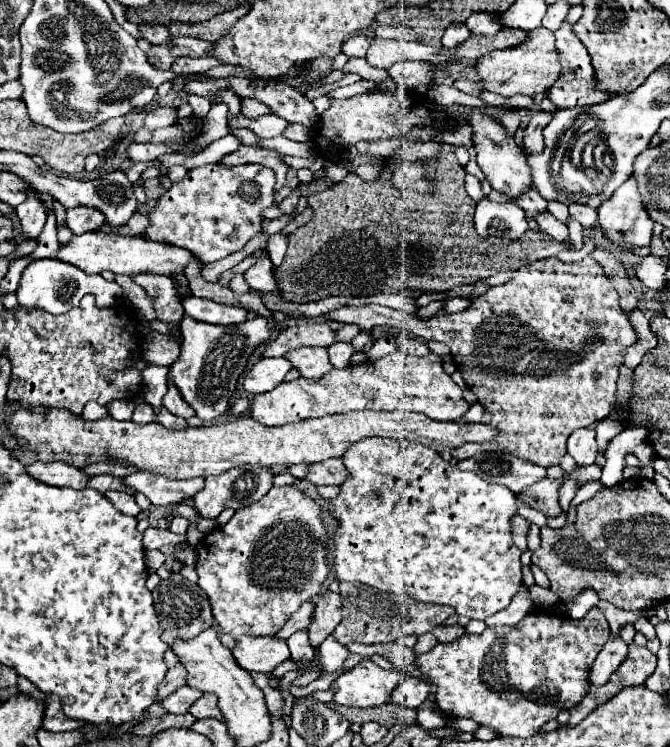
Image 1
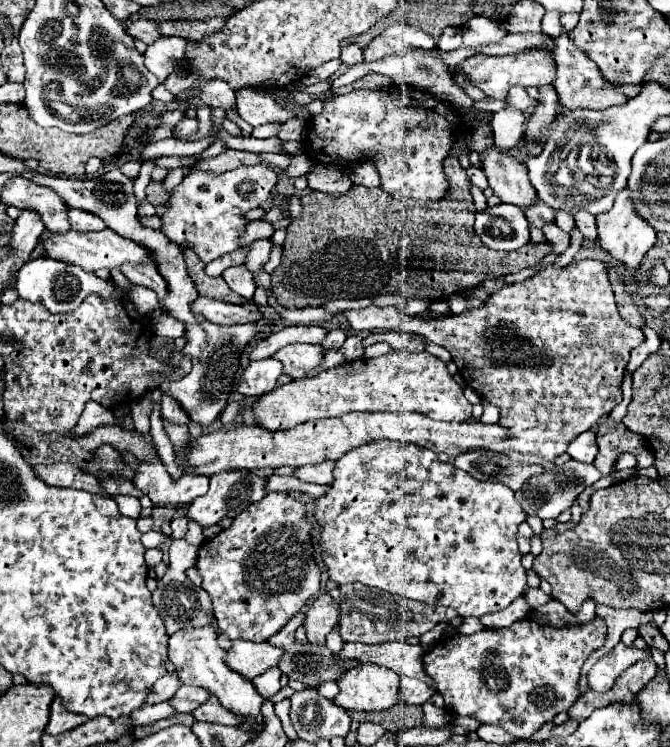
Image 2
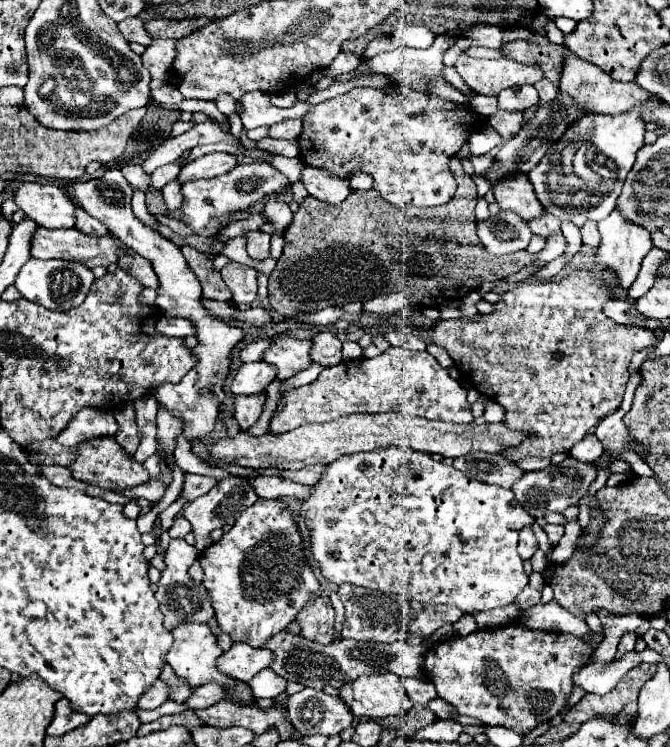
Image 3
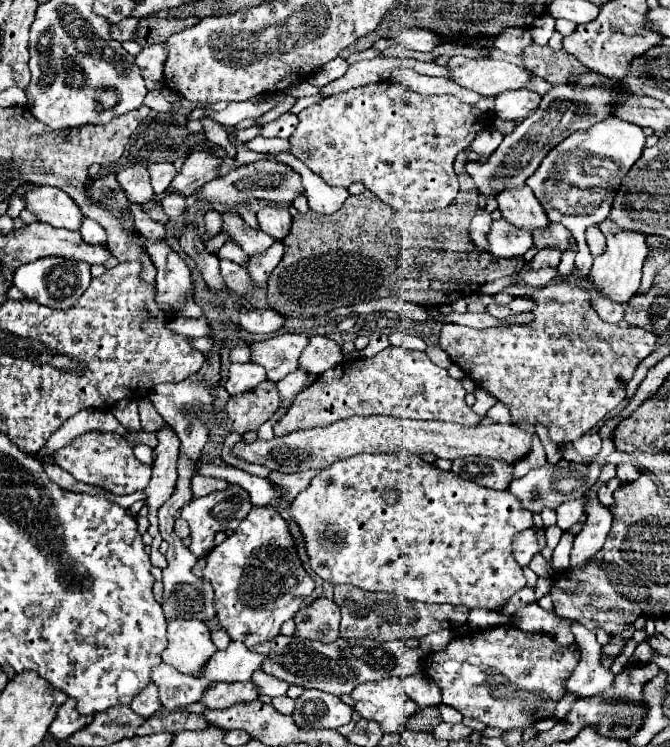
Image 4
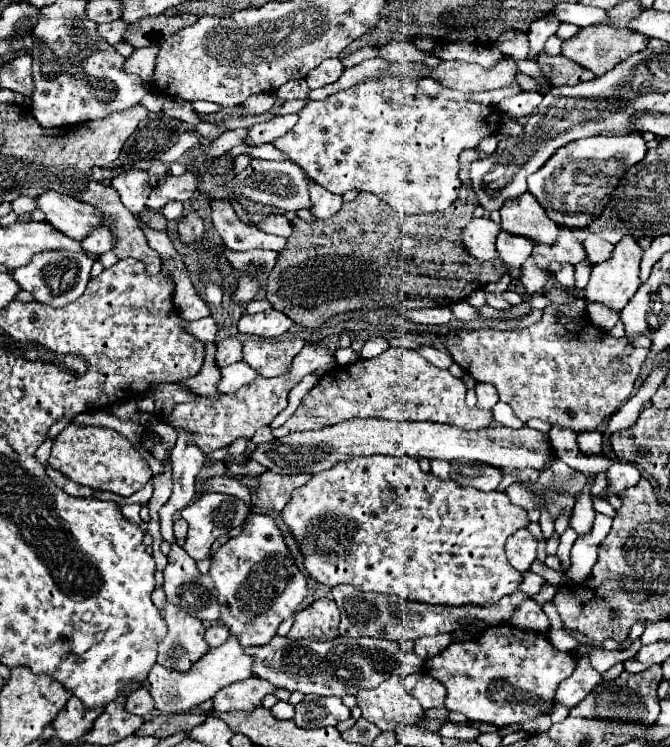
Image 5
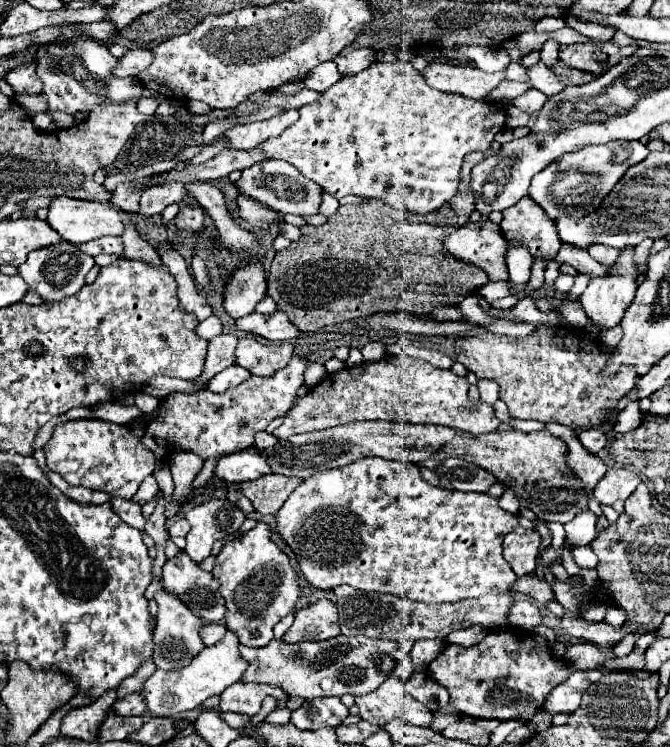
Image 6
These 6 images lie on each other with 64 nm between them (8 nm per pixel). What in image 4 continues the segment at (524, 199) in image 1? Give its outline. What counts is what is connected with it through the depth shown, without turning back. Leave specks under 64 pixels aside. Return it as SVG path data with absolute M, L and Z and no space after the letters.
M548 222L548 226L534 230L534 244L538 248L556 246L564 252L564 250L568 250L568 240L570 240L568 230L558 222Z

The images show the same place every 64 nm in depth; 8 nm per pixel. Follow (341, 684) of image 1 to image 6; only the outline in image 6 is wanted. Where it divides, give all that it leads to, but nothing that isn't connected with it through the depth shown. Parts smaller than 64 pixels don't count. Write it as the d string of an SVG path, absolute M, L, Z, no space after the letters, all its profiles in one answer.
M388 678L378 690L356 696L356 704L360 708L360 718L370 724L378 724L380 728L394 718L404 716L408 722L418 726L430 726L430 710L424 704L416 702L408 692L404 692L404 682L400 678Z

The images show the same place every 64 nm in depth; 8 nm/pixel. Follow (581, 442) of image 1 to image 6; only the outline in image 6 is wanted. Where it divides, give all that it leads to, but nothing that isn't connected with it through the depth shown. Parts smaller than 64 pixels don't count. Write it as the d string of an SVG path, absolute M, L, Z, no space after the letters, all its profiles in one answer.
M600 428L584 430L584 432L580 432L578 438L580 438L582 446L584 446L588 452L592 452L592 454L598 454L598 452L604 448L604 444L606 444L606 434L604 434Z

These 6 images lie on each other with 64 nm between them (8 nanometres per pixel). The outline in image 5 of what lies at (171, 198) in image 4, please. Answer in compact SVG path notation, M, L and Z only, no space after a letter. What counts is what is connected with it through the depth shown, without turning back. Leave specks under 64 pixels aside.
M172 200L172 202L168 202L168 204L162 208L162 214L166 216L166 220L178 220L178 218L184 214L182 202L178 202L178 200Z

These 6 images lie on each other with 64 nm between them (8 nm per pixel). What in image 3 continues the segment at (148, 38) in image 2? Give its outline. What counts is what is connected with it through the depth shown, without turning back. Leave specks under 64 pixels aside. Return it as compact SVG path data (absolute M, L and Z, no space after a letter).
M126 18L126 20L122 20L120 30L122 30L122 34L124 34L126 40L130 40L130 42L140 42L140 44L148 46L148 44L152 42L152 36L150 36L148 30L144 28L144 24L146 24L146 22L140 20L140 18Z

